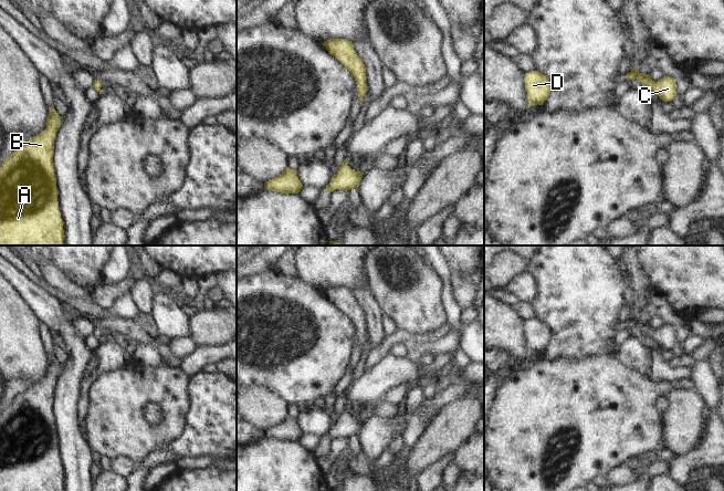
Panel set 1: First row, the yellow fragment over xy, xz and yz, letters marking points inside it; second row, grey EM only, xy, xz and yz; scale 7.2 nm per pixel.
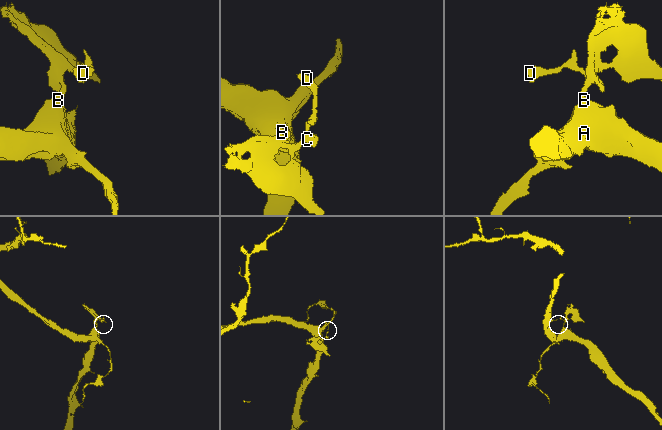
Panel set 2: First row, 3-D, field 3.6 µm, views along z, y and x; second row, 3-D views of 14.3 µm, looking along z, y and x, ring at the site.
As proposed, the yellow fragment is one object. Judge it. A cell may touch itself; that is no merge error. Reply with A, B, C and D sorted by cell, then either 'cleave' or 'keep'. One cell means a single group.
A B C D | keep

